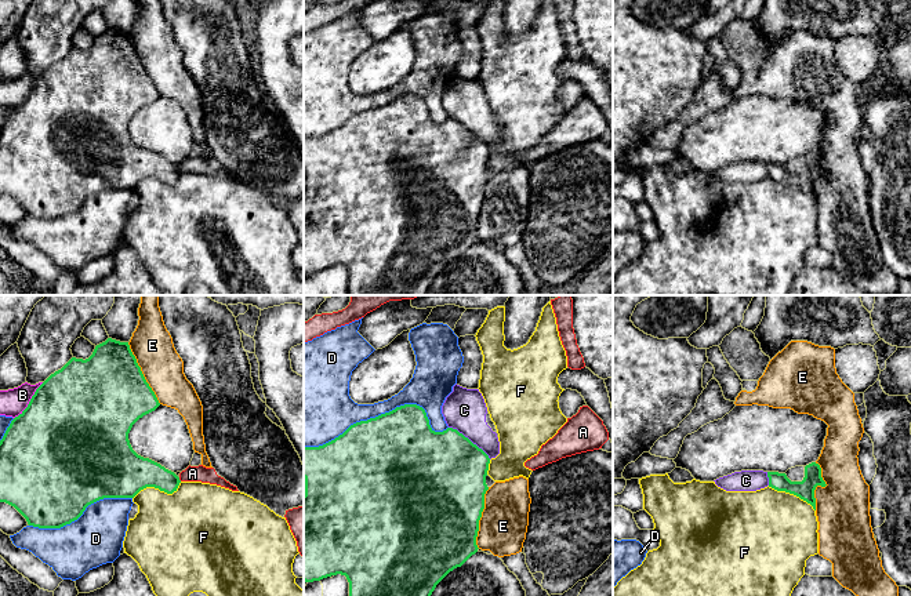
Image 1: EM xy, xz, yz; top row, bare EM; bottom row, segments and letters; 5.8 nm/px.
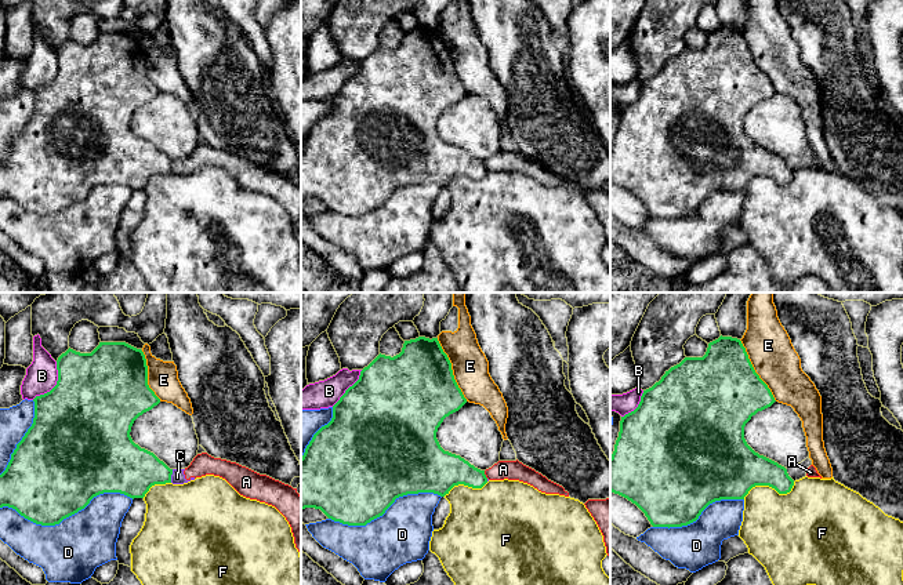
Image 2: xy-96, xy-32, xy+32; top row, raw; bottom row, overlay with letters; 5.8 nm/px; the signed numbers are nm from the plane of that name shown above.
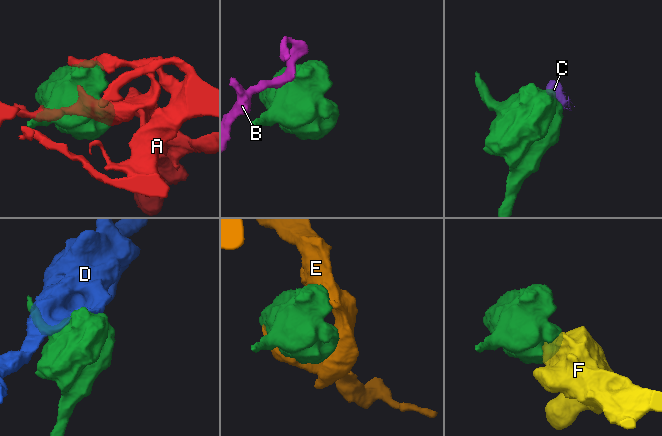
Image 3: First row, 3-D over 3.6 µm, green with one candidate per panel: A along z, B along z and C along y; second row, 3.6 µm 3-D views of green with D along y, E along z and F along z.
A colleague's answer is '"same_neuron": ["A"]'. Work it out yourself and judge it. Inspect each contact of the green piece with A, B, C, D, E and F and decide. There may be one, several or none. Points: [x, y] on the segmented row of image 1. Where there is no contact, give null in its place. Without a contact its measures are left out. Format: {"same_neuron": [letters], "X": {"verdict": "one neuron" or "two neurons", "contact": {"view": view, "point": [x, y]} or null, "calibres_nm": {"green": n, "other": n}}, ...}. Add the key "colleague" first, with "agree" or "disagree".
{"colleague": "disagree", "same_neuron": [], "A": {"verdict": "two neurons", "contact": {"view": "xy", "point": [178, 479]}, "calibres_nm": {"green": 190, "other": 100}}, "B": {"verdict": "two neurons", "contact": {"view": "xy", "point": [31, 400]}, "calibres_nm": {"green": 500, "other": 160}}, "C": {"verdict": "two neurons", "contact": {"view": "xz", "point": [468, 439]}, "calibres_nm": {"green": 500, "other": 240}}, "D": {"verdict": "two neurons", "contact": {"view": "xz", "point": [381, 414]}, "calibres_nm": {"green": 500, "other": 220}}, "E": {"verdict": "two neurons", "contact": {"view": "xy", "point": [141, 373]}, "calibres_nm": {"green": 480, "other": 240}}, "F": {"verdict": "two neurons", "contact": {"view": "xy", "point": [158, 487]}, "calibres_nm": {"green": 300, "other": 420}}}

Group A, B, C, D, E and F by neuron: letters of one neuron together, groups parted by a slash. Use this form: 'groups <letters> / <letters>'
groups A C / B / D / E / F

